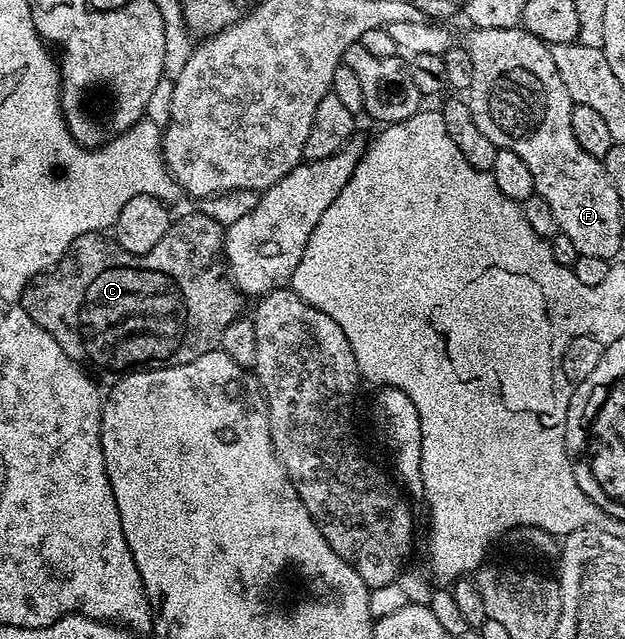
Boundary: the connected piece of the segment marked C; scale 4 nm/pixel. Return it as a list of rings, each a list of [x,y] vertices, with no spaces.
[[[202,213],[185,215],[178,223],[177,220],[170,222],[167,233],[163,233],[159,245],[155,245],[155,249],[151,249],[145,255],[127,253],[127,249],[123,249],[110,236],[109,239],[107,236],[108,234],[105,233],[88,231],[83,237],[75,237],[73,244],[65,250],[65,256],[54,267],[37,275],[29,282],[19,300],[20,306],[29,314],[29,318],[39,324],[57,342],[59,349],[63,349],[63,353],[67,353],[67,357],[74,363],[90,372],[98,371],[101,375],[113,375],[112,377],[127,375],[130,371],[154,371],[164,367],[187,365],[187,361],[195,361],[195,357],[203,357],[203,353],[214,350],[220,344],[223,329],[227,329],[227,325],[242,314],[243,296],[229,278],[225,262],[225,227]]]

